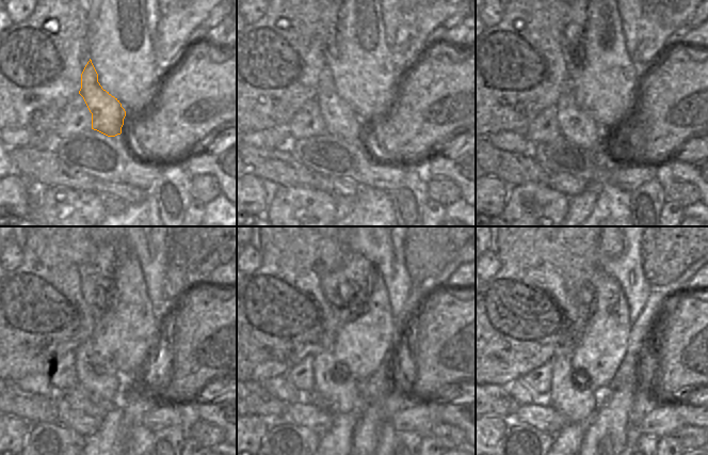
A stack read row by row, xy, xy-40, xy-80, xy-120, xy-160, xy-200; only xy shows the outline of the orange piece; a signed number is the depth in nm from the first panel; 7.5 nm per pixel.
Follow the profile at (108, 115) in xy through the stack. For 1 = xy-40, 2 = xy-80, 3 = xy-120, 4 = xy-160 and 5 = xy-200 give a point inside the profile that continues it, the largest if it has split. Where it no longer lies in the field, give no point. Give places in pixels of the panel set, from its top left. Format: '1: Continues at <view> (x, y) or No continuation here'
1: Continues at xy-40 (340, 120)
2: Continues at xy-80 (577, 126)
3: Continues at xy-120 (100, 377)
4: Continues at xy-160 (343, 396)
5: Continues at xy-200 (576, 404)

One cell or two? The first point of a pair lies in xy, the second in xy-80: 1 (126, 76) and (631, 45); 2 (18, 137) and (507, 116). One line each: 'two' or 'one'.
1: two
2: two

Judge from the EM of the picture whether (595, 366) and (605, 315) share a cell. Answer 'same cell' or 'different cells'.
same cell

